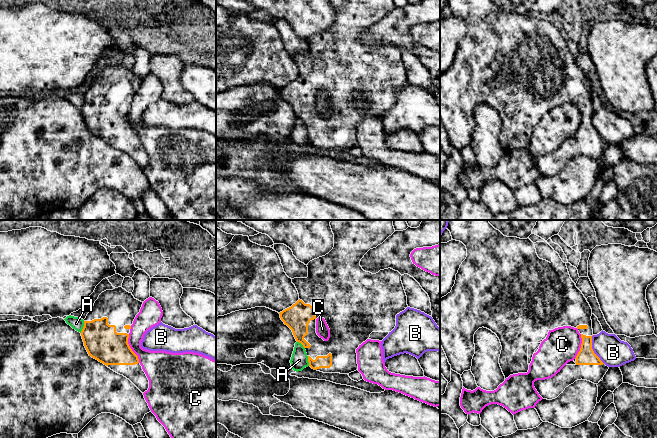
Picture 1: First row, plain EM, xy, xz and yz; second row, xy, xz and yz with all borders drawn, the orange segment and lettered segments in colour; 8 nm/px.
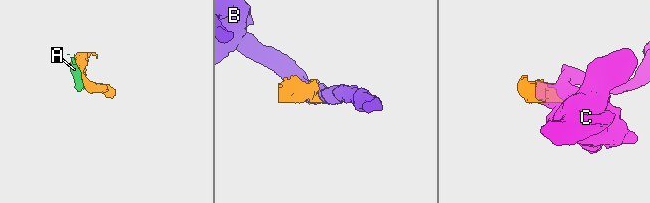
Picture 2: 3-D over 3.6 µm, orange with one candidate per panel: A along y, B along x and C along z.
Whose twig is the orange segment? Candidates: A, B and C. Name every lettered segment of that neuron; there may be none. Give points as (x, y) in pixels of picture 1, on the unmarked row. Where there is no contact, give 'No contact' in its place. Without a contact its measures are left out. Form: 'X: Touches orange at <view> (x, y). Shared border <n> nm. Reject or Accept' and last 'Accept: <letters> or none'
A: Touches orange at xy (83, 103). Shared border 100 nm. Reject
B: Touches orange at yz (592, 125). Shared border 260 nm. Reject
C: Touches orange at xy (130, 124). Shared border 240 nm. Reject
Accept: none

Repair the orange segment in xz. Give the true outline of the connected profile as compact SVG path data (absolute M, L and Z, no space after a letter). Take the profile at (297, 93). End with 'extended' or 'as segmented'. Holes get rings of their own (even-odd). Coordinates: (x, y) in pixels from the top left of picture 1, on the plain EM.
M330 0L334 10L334 23L325 32L310 37L307 54L294 54L299 76L291 83L280 88L280 94L293 108L297 118L306 126L309 142L323 149L349 150L358 146L356 125L367 115L382 117L396 102L396 91L404 87L407 72L401 57L401 50L391 44L376 50L366 48L360 42L364 31L382 20L394 8L393 0ZM316 95L325 95L330 114L324 117L316 109Z; extended

